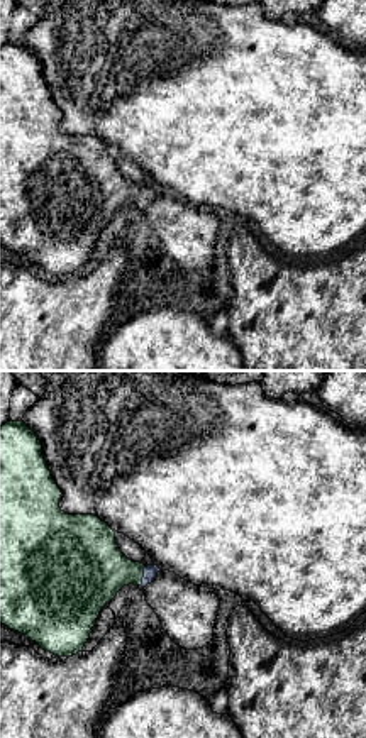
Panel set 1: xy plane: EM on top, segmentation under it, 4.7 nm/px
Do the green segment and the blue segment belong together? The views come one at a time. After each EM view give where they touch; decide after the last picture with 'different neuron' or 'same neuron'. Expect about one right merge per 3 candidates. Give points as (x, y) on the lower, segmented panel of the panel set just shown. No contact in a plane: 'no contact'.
(143, 576)

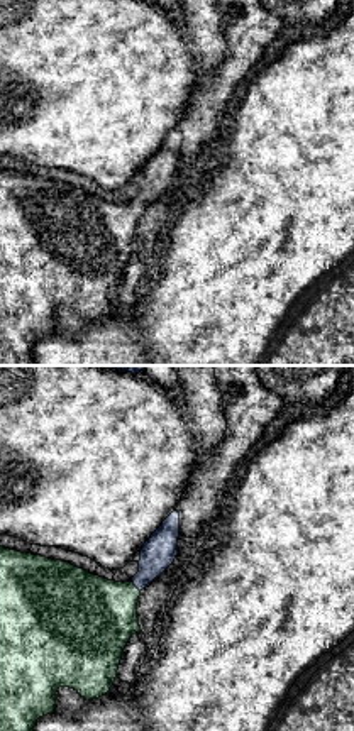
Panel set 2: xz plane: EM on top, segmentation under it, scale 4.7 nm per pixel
(134, 586)

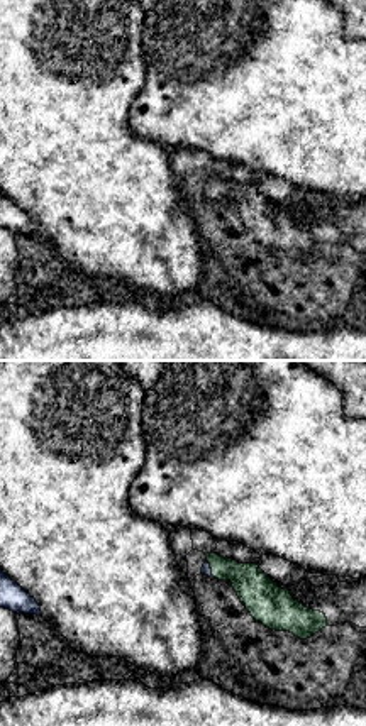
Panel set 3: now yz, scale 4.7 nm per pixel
(210, 567)

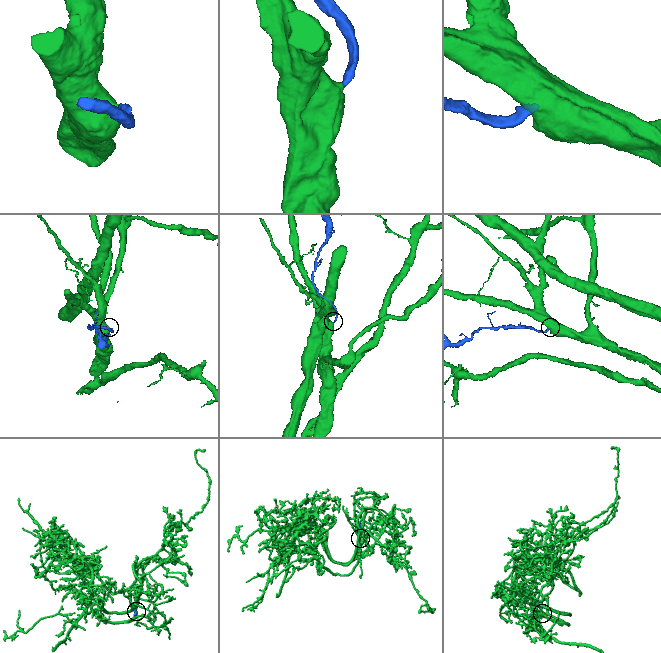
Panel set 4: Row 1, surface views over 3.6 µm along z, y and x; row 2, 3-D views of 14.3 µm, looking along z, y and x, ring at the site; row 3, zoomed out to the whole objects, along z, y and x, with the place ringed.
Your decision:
same neuron

